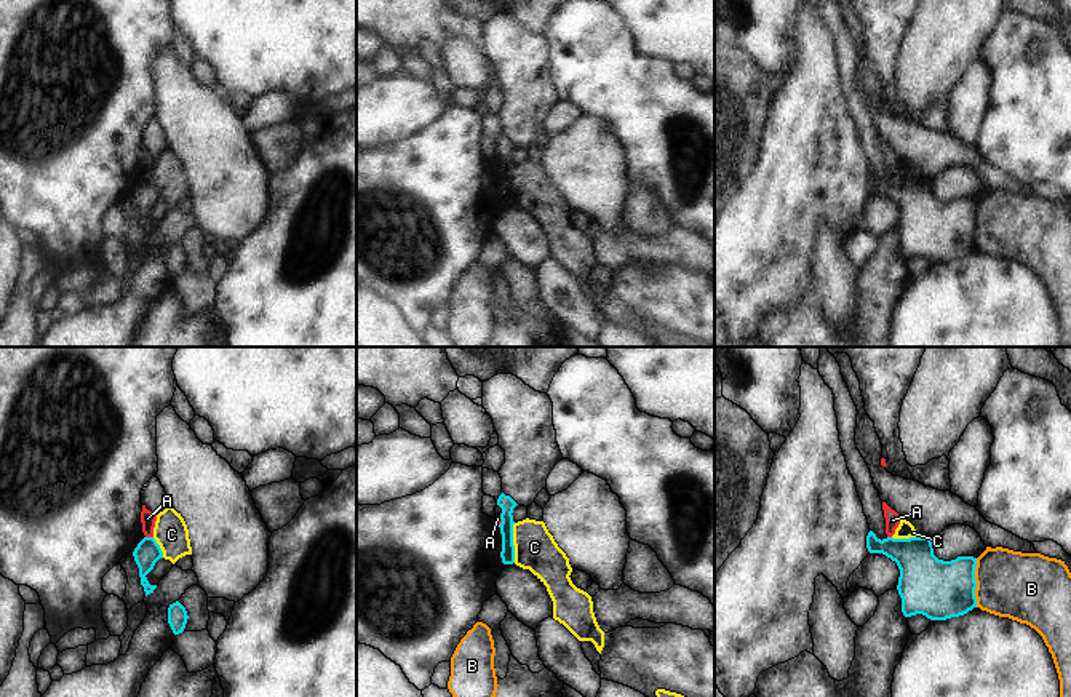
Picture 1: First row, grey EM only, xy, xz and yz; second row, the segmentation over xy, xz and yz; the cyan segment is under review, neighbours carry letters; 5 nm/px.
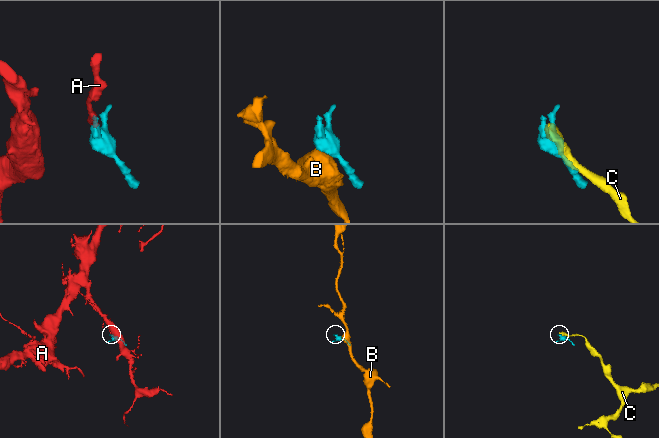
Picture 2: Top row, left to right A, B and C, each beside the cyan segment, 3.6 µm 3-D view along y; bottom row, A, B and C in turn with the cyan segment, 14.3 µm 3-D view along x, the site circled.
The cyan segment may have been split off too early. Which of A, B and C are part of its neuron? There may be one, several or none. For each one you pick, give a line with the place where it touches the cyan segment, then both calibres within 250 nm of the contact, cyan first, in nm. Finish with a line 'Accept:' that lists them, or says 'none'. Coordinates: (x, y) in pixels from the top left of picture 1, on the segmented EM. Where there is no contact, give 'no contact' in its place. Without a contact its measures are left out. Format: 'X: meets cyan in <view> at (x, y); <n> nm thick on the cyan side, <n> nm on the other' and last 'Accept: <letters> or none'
Accept: none

